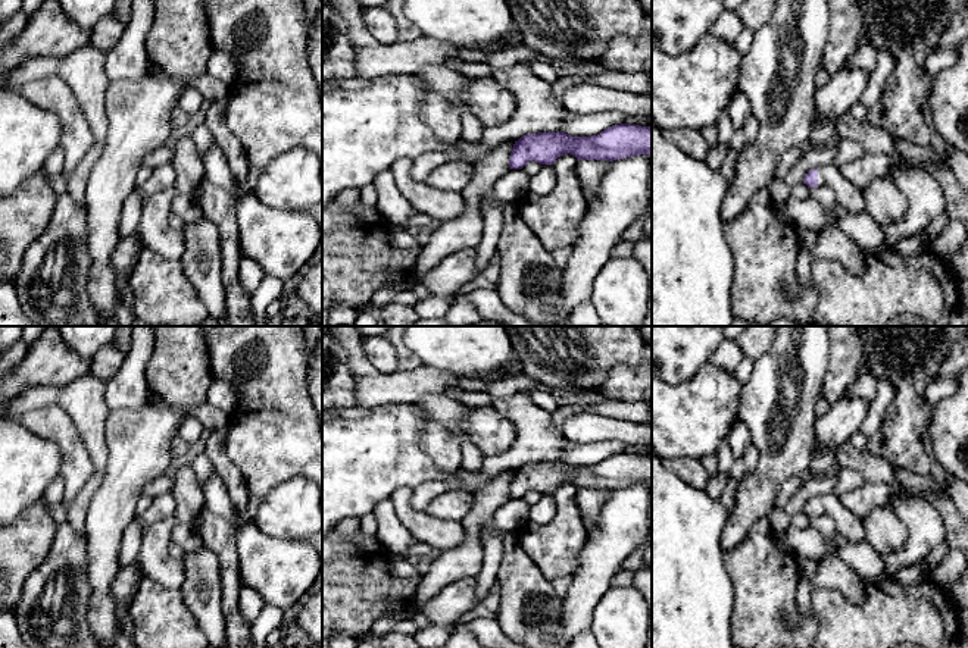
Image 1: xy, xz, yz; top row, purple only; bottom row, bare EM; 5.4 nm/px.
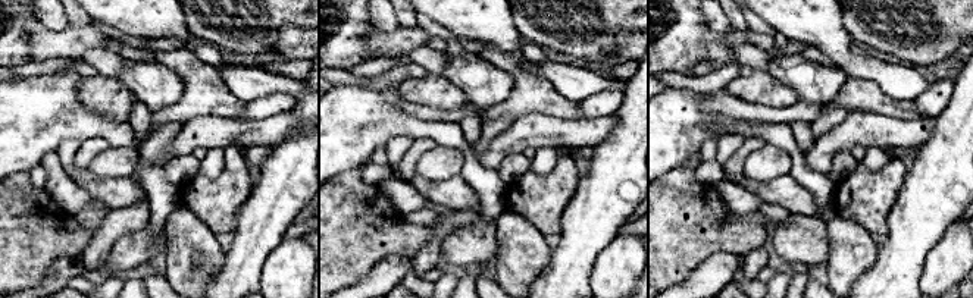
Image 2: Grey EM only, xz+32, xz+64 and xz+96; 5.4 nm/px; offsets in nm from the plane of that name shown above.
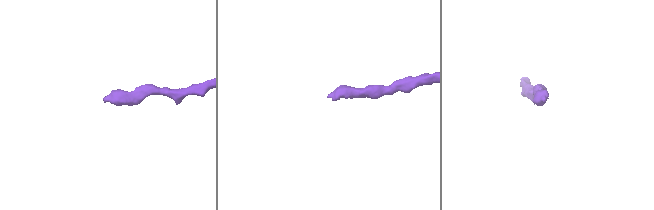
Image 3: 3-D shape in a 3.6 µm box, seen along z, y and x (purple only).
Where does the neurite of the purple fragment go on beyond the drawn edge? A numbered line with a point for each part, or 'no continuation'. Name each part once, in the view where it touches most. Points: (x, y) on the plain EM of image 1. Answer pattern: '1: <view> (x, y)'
1: yz (849, 526)

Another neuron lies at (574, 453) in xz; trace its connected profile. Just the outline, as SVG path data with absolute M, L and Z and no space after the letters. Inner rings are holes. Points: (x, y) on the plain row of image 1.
M566 441L562 450L562 460L571 466L597 464L606 457L625 451L619 441L572 442Z

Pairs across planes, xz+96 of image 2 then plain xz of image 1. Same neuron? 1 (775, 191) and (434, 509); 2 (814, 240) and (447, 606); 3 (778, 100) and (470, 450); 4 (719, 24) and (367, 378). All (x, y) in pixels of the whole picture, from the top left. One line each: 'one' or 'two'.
1: two
2: one
3: two
4: two

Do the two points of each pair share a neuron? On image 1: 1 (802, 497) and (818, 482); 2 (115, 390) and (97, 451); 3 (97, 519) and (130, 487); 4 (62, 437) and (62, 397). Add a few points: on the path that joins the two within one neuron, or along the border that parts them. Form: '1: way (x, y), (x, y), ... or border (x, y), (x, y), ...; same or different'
1: way (806, 492), (814, 487); same
2: border (103, 381), (103, 398), (111, 407); different
3: way (105, 512), (122, 494); same
4: border (28, 410), (56, 403), (68, 413), (81, 437); different

